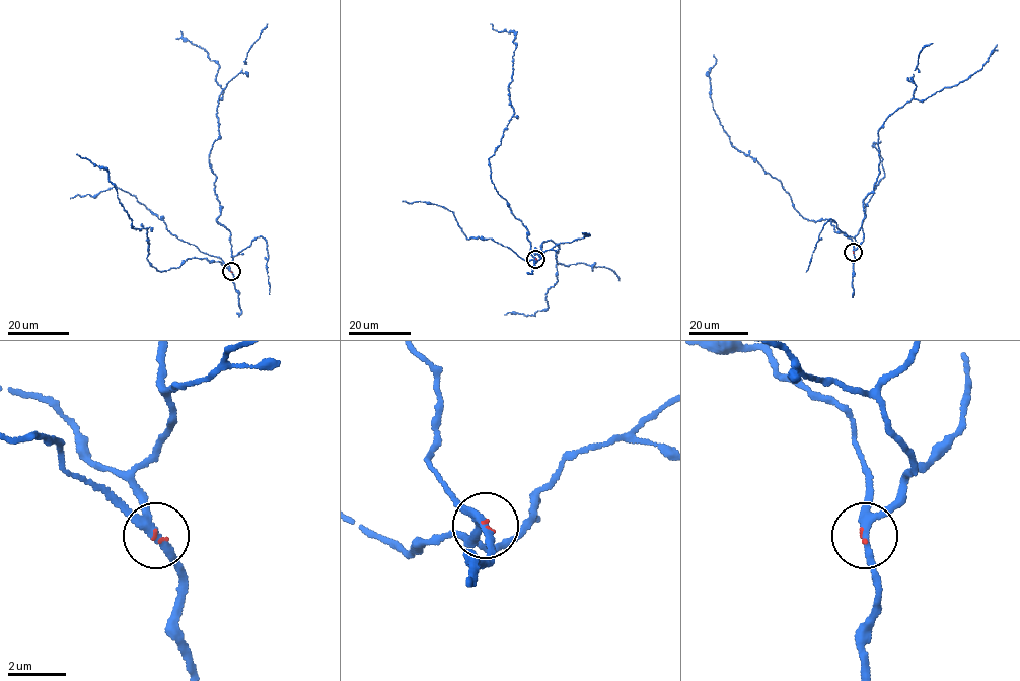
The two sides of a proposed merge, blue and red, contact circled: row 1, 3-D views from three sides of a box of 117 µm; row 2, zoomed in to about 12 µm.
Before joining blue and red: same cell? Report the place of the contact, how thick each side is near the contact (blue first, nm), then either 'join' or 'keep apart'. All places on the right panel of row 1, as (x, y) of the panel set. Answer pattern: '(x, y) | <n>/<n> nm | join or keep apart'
(853, 252) | 240/70 nm | join

